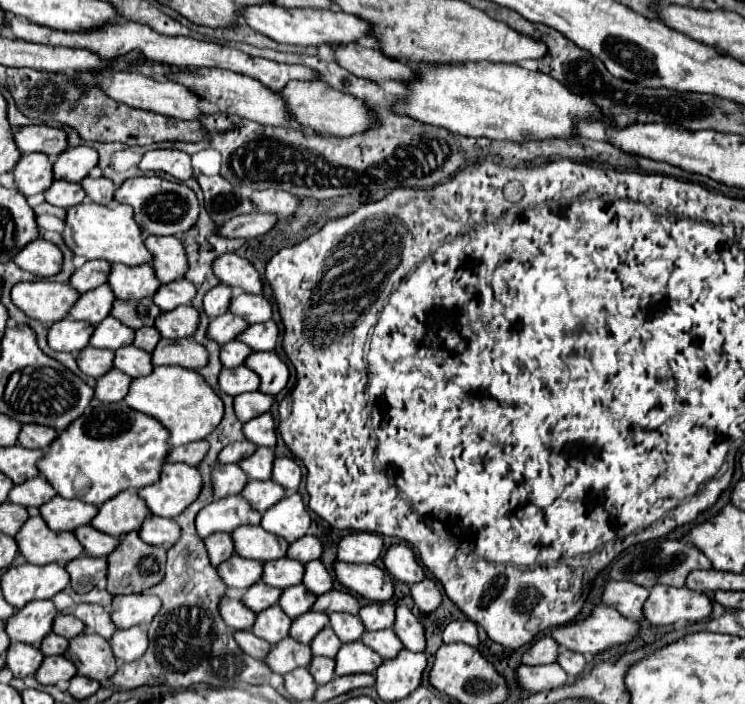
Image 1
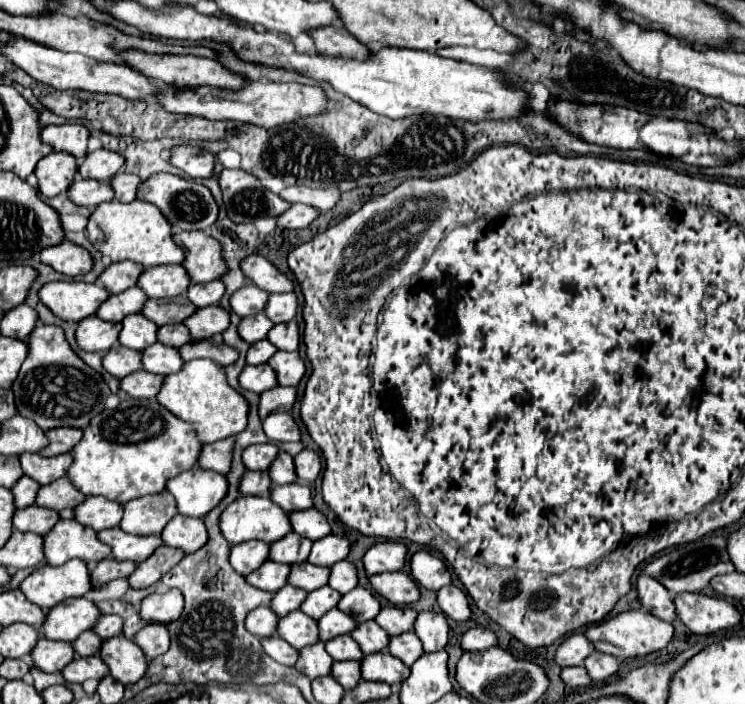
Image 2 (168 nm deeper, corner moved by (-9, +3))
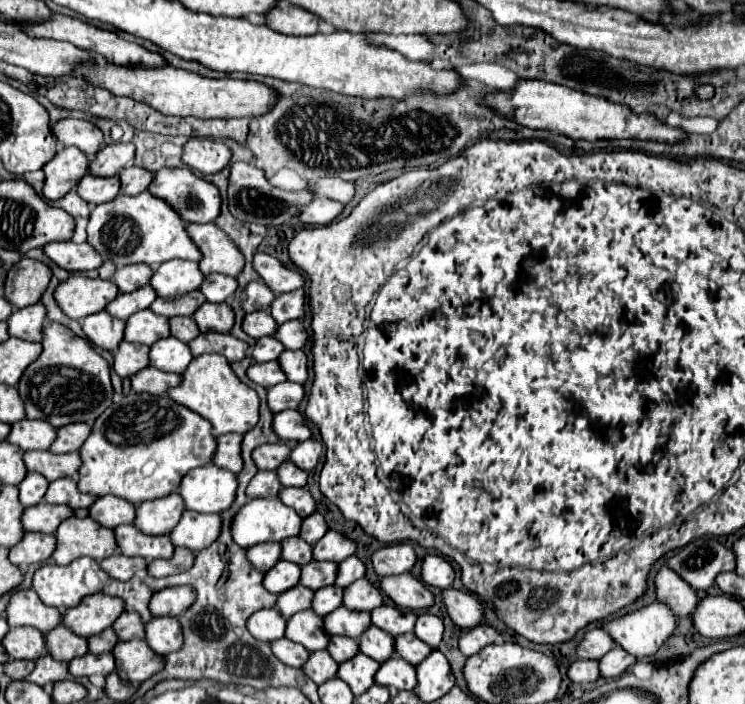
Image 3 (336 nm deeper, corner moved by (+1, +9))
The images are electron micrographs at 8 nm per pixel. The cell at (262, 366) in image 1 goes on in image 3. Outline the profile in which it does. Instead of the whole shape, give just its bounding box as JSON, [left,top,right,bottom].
[278,351,308,383]

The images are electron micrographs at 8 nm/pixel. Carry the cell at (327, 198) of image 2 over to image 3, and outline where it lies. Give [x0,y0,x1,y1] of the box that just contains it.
[310,177,354,203]

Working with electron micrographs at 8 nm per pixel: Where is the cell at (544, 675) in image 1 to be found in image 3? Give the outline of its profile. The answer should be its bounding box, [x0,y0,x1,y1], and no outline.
[568,659,602,683]

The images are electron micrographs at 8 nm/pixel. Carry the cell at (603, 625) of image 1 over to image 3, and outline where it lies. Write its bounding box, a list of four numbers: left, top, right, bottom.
[604,603,678,655]

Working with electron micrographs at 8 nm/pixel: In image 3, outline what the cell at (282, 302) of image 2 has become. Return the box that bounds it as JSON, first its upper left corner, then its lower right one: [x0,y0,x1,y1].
[270,289,306,325]

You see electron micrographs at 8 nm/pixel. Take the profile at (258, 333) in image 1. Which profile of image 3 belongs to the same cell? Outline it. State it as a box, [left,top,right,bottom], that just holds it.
[276,321,308,349]

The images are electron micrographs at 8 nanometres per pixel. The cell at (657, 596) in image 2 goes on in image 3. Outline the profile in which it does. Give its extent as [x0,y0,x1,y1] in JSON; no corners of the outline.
[656,567,700,617]

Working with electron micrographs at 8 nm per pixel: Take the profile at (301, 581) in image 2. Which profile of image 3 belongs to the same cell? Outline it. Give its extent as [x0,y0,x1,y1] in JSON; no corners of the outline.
[302,561,338,589]

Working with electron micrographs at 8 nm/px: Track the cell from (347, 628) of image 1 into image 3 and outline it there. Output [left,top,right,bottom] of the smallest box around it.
[358,627,394,661]

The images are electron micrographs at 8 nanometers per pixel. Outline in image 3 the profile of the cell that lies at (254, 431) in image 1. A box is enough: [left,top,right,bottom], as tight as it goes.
[274,411,312,441]

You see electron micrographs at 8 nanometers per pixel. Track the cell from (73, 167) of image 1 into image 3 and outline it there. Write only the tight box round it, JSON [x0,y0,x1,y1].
[90,143,136,177]

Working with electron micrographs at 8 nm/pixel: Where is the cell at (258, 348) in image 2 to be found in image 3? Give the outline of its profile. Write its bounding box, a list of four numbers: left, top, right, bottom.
[252,337,284,363]

